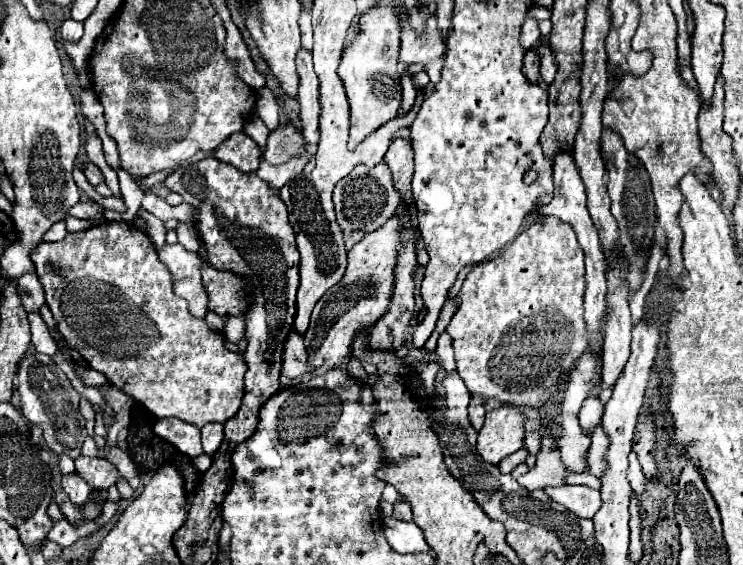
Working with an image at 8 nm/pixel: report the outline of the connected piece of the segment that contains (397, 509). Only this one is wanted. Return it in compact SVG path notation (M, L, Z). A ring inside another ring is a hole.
M404 499L396 501L396 505L394 505L394 517L396 517L396 519L402 519L402 521L412 521L410 505L408 505Z

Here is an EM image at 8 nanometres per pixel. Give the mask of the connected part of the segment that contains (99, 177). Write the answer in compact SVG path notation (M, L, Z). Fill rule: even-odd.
M86 163L84 175L86 175L88 183L90 183L90 185L94 185L94 187L98 187L100 183L104 183L104 175L100 173L100 169L98 169L94 163Z

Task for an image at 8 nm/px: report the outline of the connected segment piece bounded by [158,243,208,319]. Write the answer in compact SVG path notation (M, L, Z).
M180 243L164 245L158 251L158 257L172 273L174 293L188 301L188 309L194 317L204 319L208 313L208 291L202 285L200 273L204 259L198 253L186 251Z

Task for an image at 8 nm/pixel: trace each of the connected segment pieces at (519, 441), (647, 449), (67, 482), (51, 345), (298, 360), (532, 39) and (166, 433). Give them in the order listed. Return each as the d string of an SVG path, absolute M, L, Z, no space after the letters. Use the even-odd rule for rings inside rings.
M506 403L488 411L476 445L484 461L496 465L500 459L522 449L526 435L524 423L526 415L520 405Z
M648 405L642 407L640 411L640 421L636 425L636 437L634 437L634 451L638 453L638 459L642 463L642 471L648 479L654 479L658 469L654 463L654 425L652 421L644 415Z
M76 471L68 473L68 475L62 475L62 489L70 497L70 501L76 503L76 505L82 505L92 491L90 485Z
M28 313L30 319L30 329L32 329L32 343L40 353L46 355L56 355L58 353L58 345L50 335L48 325L42 321L42 317L38 313Z
M290 331L284 341L284 365L282 375L284 377L300 377L306 371L314 371L308 363L308 353L302 341L302 335L296 331Z
M528 17L522 25L522 37L520 37L520 43L522 47L528 51L530 47L536 45L536 41L540 39L540 29L538 29L538 21L534 17Z
M168 417L168 419L158 419L154 429L158 437L164 437L168 443L172 443L188 457L196 457L202 453L200 429L196 425L188 425L186 421L180 421L176 417Z

